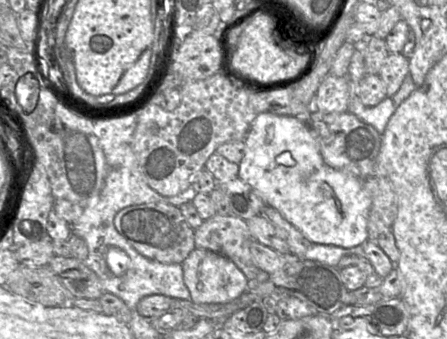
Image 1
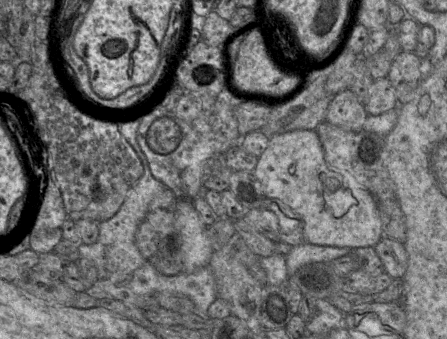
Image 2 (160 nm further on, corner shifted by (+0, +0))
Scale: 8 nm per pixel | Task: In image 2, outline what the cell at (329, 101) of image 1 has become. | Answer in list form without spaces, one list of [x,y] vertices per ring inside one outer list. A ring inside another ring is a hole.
[[[345,89],[330,99],[325,121],[347,130],[358,131],[364,128],[367,116],[364,104],[350,89]]]

